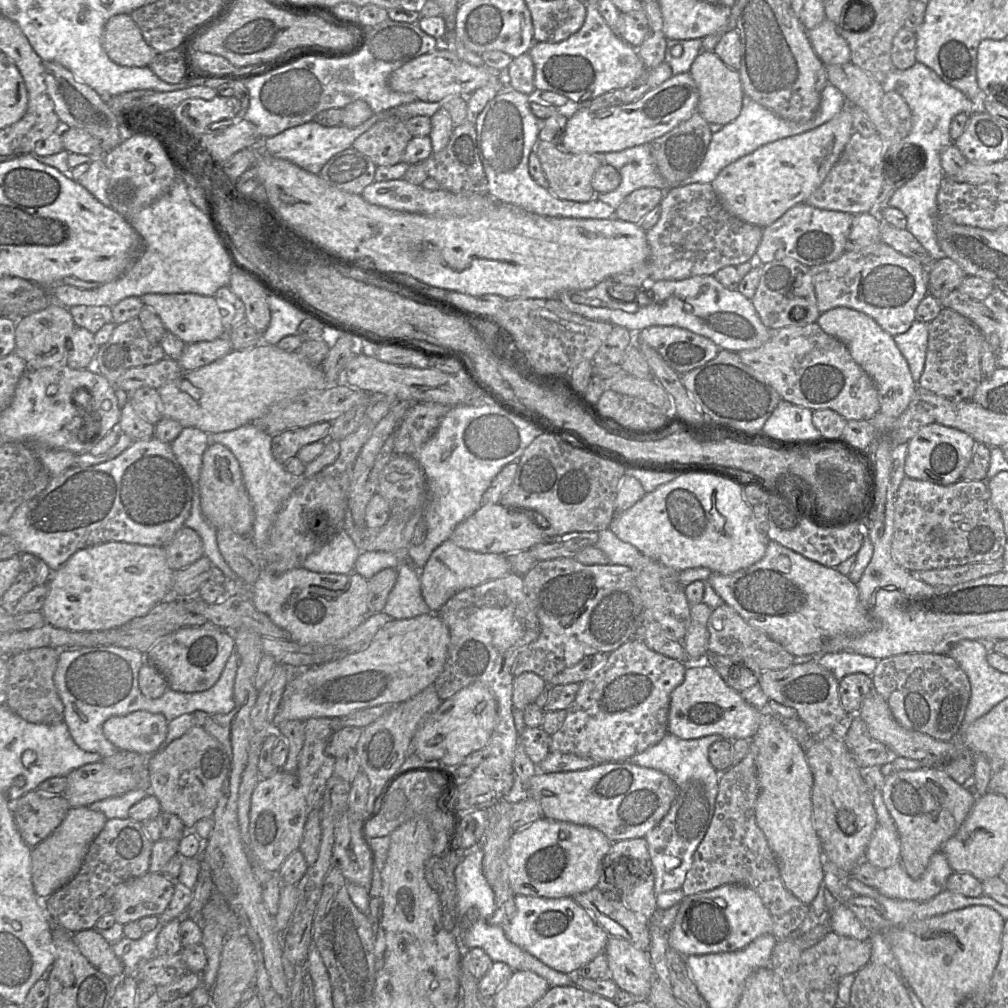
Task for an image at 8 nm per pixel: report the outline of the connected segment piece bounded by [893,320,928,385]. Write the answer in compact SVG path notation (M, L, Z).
M914 320L906 332L894 336L893 339L898 350L905 358L912 379L917 385L926 359L928 323Z

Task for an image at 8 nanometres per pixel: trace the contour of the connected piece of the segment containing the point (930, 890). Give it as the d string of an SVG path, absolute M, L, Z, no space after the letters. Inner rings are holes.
M942 852L934 853L919 879L912 879L902 863L879 870L875 889L883 896L898 900L925 902L946 890L946 882L953 873Z

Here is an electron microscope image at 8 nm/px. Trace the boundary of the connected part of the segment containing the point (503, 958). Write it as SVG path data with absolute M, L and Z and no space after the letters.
M480 844L468 850L455 869L456 880L456 914L458 916L458 938L464 951L481 948L493 962L503 962L513 971L531 971L544 978L550 987L571 986L573 975L558 972L539 959L513 944L497 925L491 925L489 919L496 910L495 894L483 873L484 852Z

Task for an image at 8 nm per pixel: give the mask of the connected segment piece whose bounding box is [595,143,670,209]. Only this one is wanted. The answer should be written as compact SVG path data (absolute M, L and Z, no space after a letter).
M642 144L620 152L603 154L603 164L614 167L621 176L620 185L611 192L596 194L595 198L616 209L633 191L654 187L664 192L670 189L660 175L650 146Z

